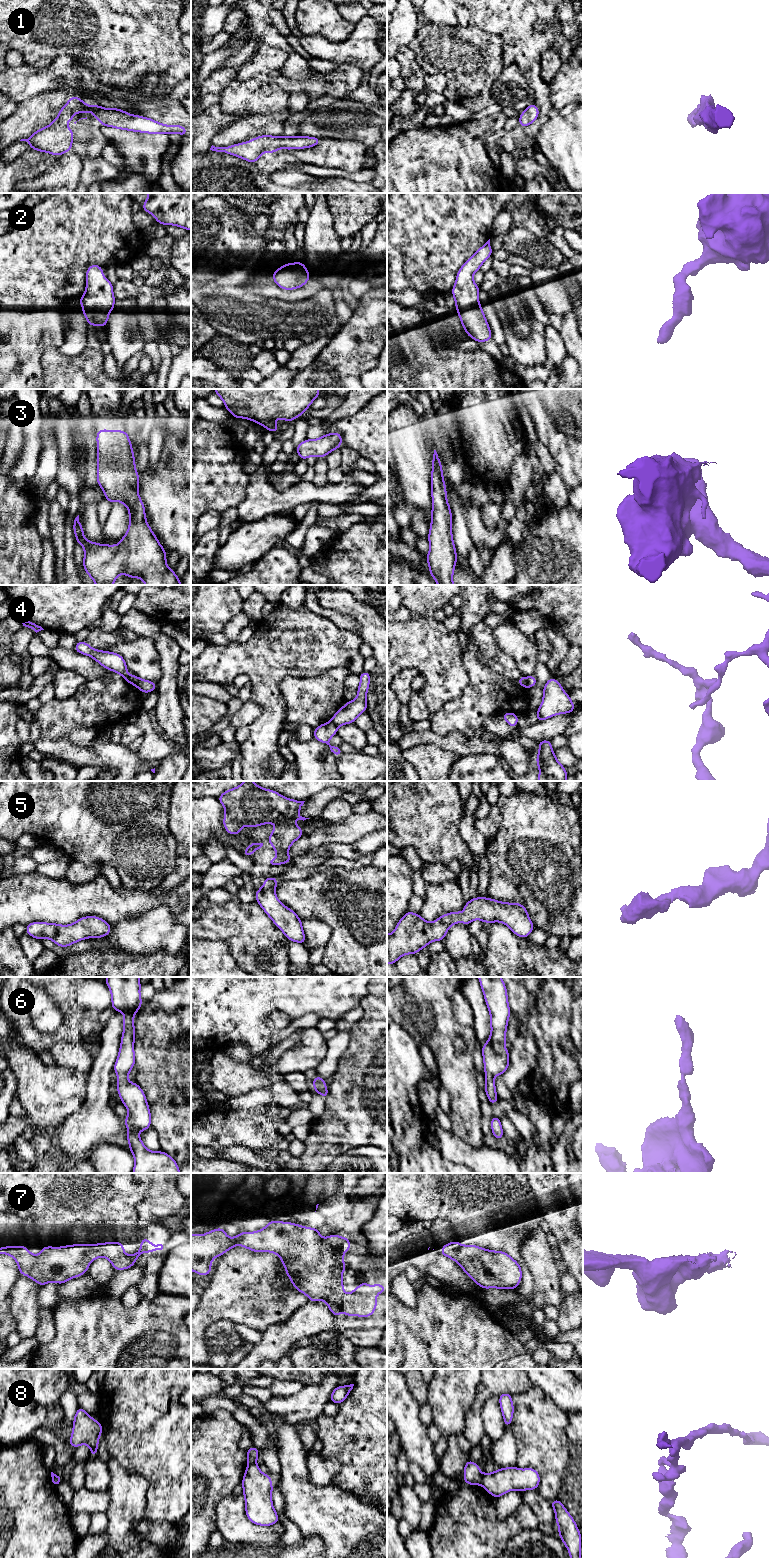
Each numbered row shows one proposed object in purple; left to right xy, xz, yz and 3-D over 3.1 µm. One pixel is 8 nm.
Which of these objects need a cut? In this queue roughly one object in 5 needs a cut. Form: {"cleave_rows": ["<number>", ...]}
{"cleave_rows": ["4", "8"]}

